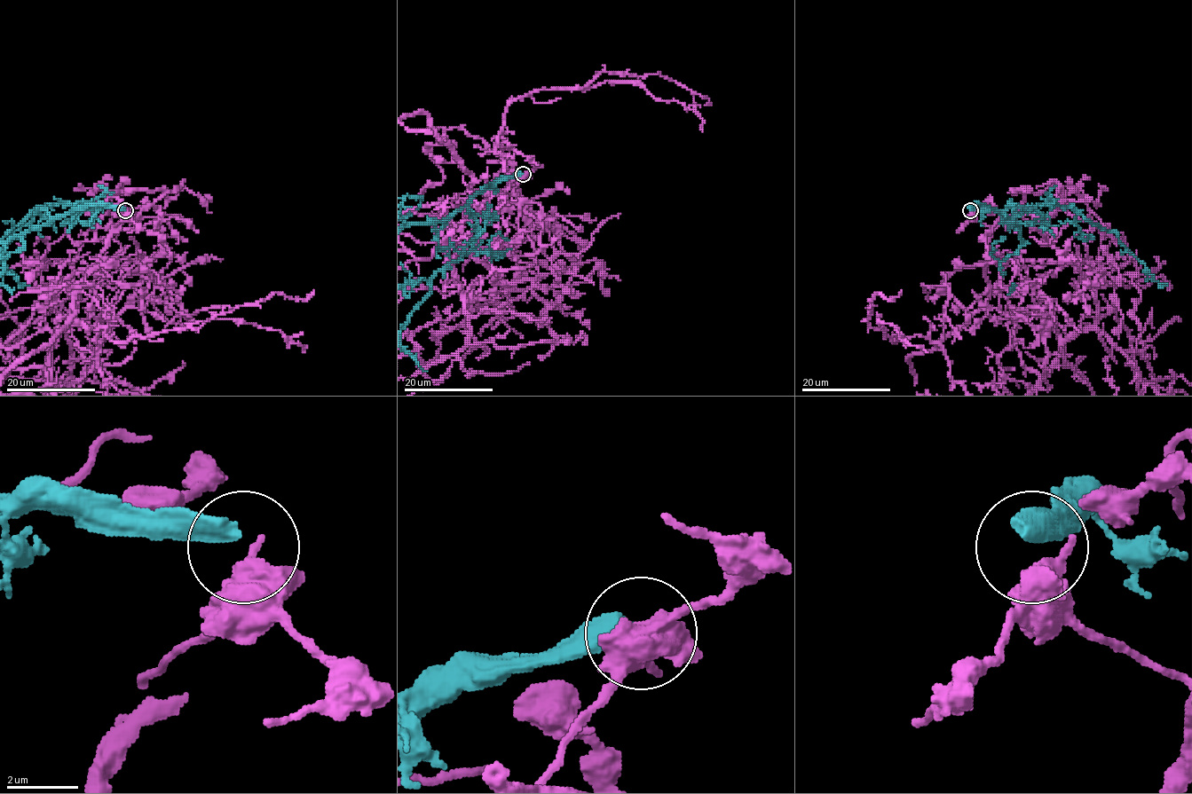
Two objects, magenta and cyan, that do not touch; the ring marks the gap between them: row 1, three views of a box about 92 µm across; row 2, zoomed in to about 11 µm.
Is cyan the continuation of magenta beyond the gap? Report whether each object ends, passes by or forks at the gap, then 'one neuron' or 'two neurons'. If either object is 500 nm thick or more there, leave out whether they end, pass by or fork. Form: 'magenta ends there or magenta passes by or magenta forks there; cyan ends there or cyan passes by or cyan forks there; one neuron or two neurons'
two neurons

